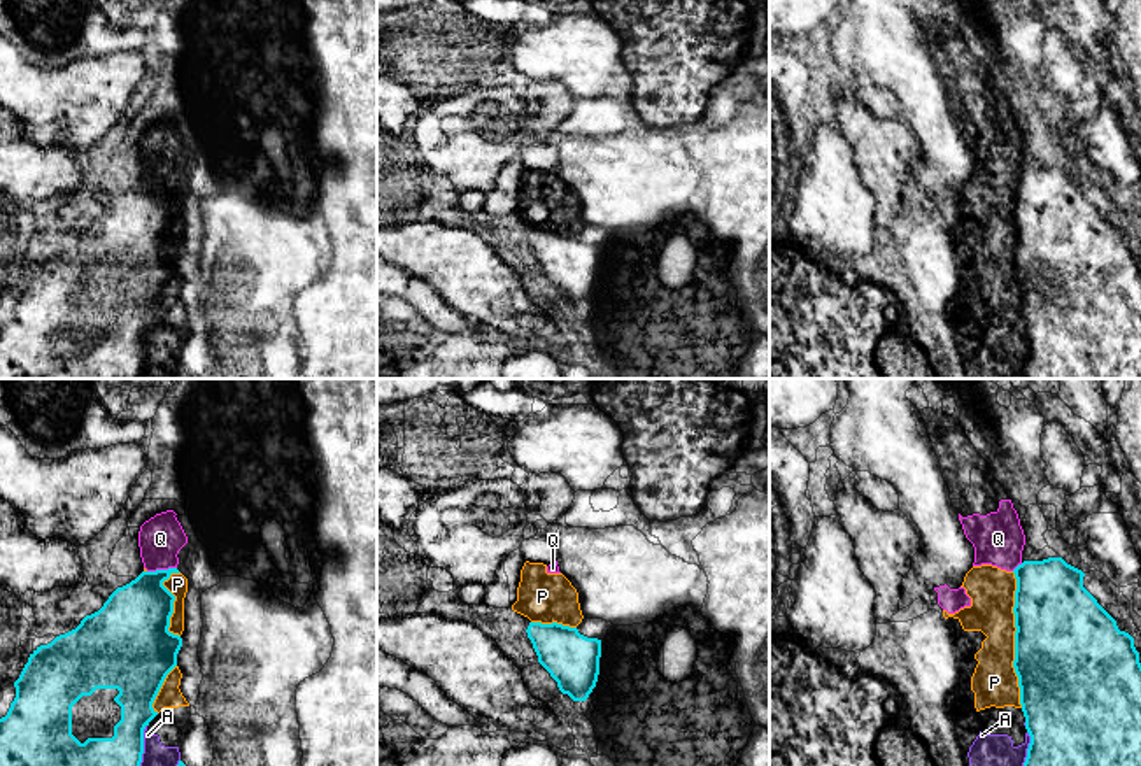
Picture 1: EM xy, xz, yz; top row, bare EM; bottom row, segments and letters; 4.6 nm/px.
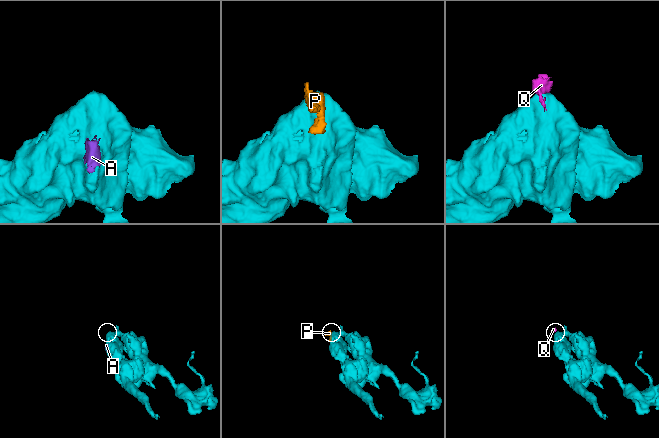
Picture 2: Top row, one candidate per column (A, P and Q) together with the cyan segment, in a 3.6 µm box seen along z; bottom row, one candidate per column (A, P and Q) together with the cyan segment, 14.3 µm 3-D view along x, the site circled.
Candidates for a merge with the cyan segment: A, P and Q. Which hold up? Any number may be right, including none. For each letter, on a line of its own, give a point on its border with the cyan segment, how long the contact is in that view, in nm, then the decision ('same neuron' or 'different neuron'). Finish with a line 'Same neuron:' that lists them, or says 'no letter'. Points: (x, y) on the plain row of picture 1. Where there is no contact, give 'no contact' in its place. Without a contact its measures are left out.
A: xy (142, 354) | 220 nm | different neuron
P: yz (1015, 248) | 650 nm | different neuron
Q: xy (162, 177) | 140 nm | different neuron
Same neuron: no letter

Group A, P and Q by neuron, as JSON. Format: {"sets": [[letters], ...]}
{"sets": [["A", "P", "Q"]]}

